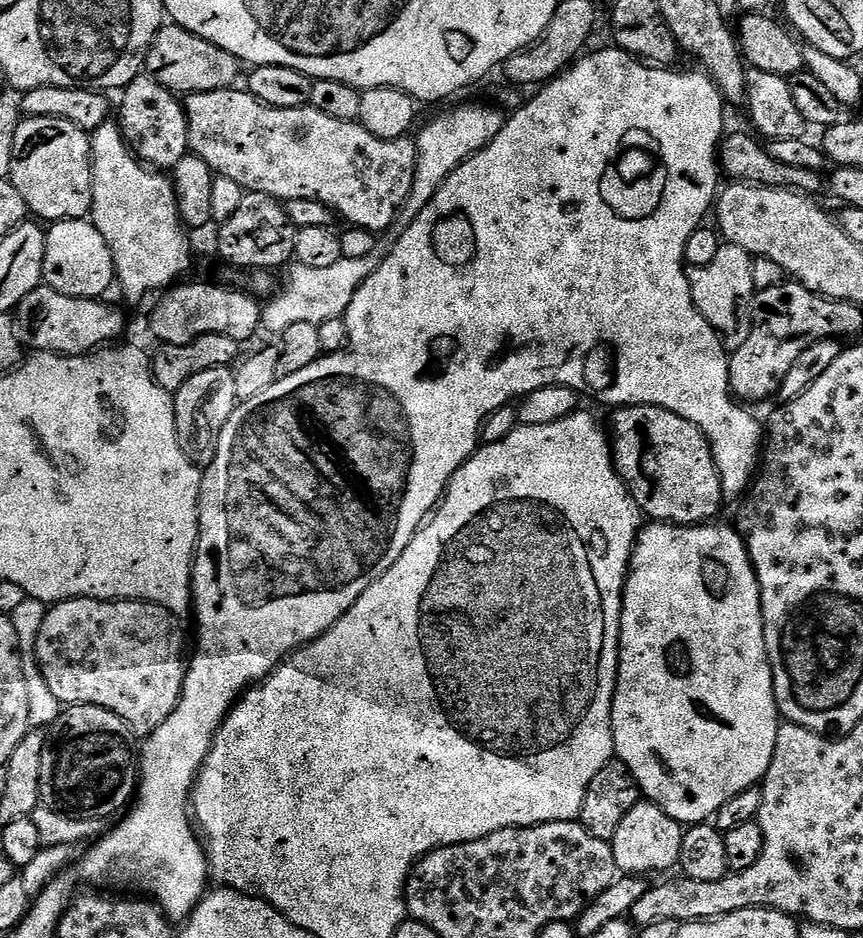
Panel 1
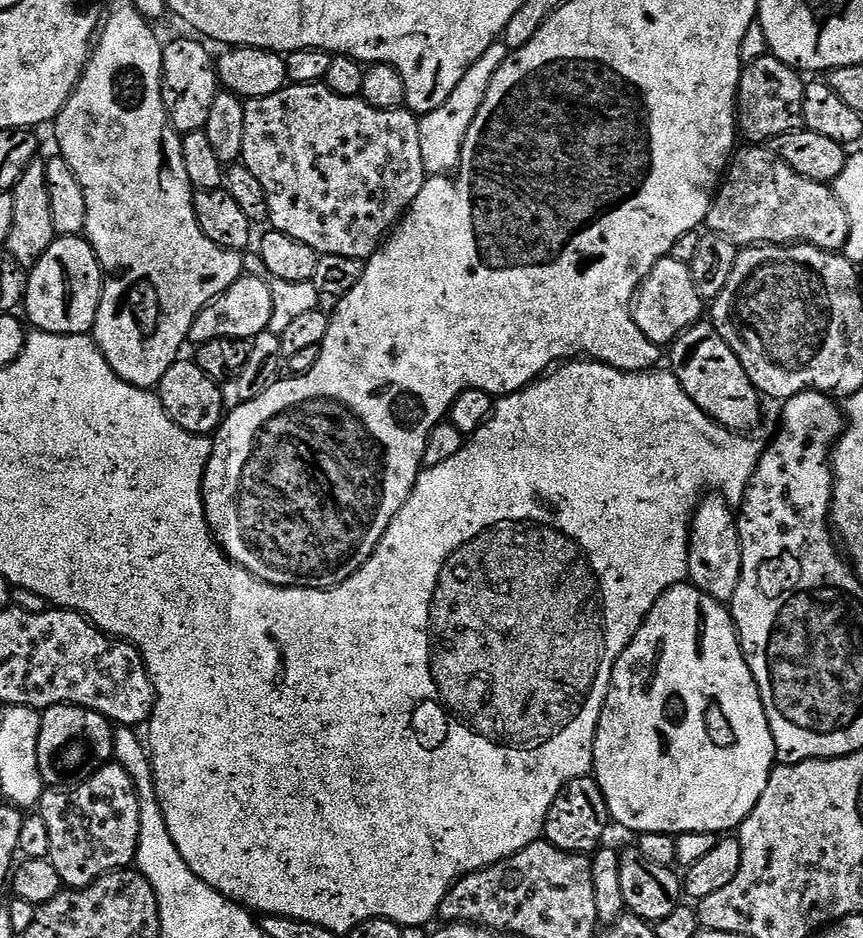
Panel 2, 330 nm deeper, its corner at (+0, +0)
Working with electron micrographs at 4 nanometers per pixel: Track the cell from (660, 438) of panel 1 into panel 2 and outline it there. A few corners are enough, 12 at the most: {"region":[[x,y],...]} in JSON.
{"region":[[708,494],[688,529],[688,580],[731,605],[742,578],[733,505]]}

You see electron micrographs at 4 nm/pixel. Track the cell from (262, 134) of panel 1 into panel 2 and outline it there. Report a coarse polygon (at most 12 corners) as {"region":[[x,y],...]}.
{"region":[[328,85],[248,100],[267,223],[373,256],[422,190],[419,119]]}

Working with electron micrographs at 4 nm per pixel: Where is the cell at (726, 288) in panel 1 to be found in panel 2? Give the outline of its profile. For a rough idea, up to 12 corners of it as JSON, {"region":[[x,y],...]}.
{"region":[[671,254],[632,302],[638,330],[661,346],[701,323],[706,301]]}

